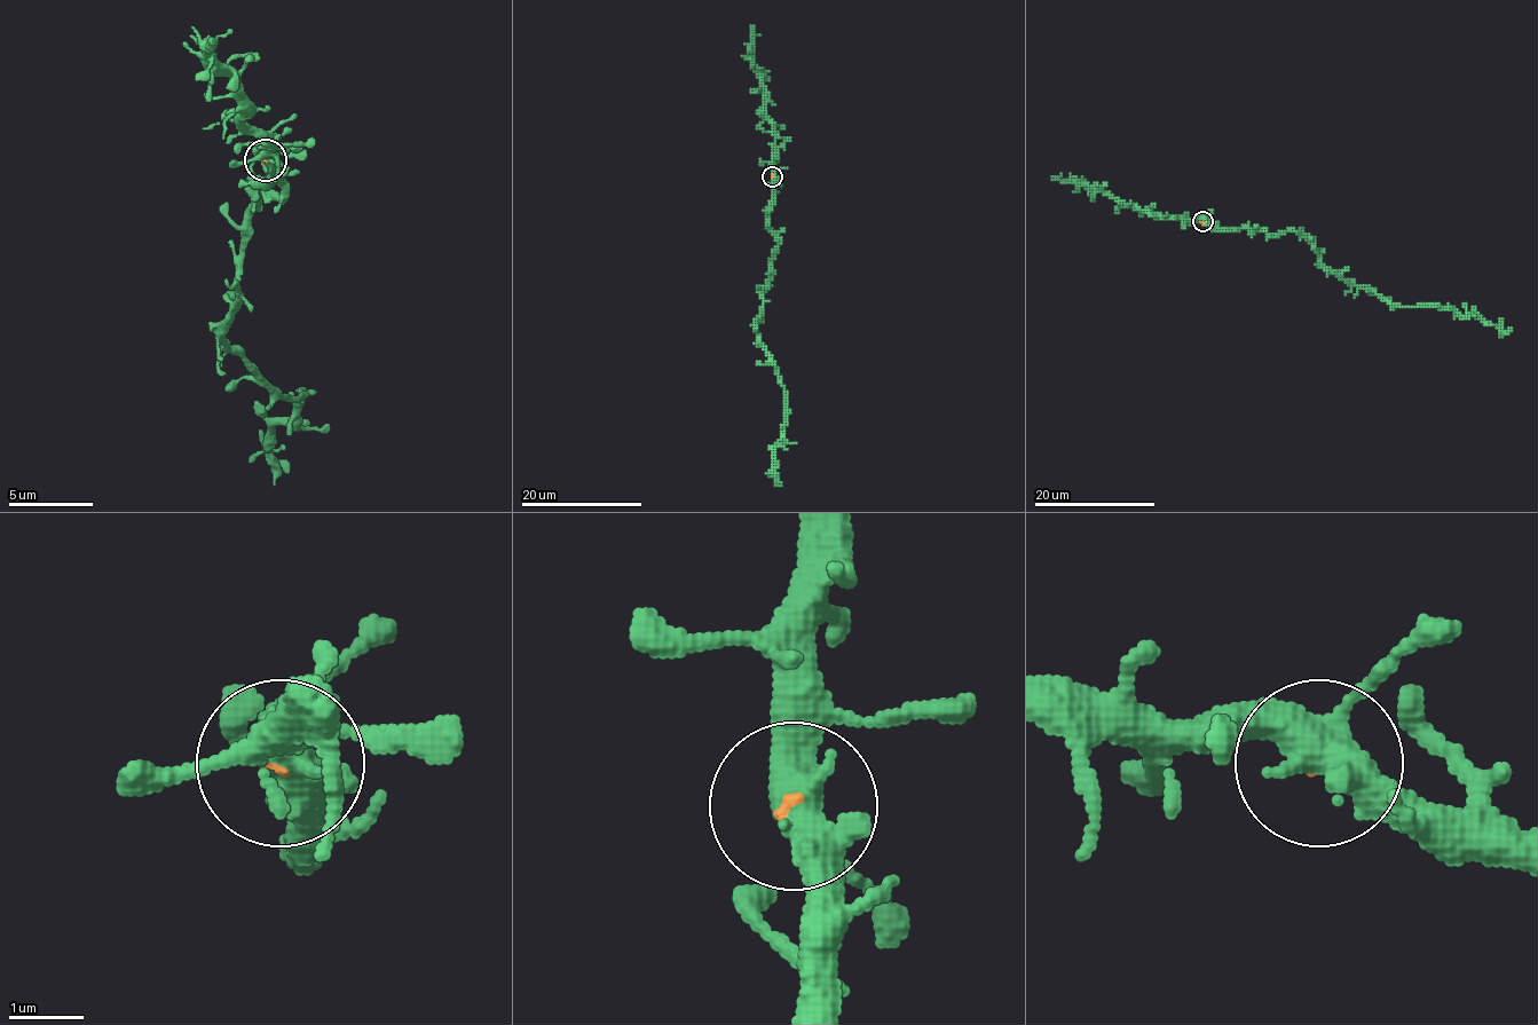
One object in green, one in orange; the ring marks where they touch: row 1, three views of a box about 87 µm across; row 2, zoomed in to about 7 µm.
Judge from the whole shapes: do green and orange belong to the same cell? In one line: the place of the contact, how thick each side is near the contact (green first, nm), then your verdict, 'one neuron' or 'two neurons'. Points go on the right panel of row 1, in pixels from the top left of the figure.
place (1203, 221); calibres 440 and 60 nm; one neuron

